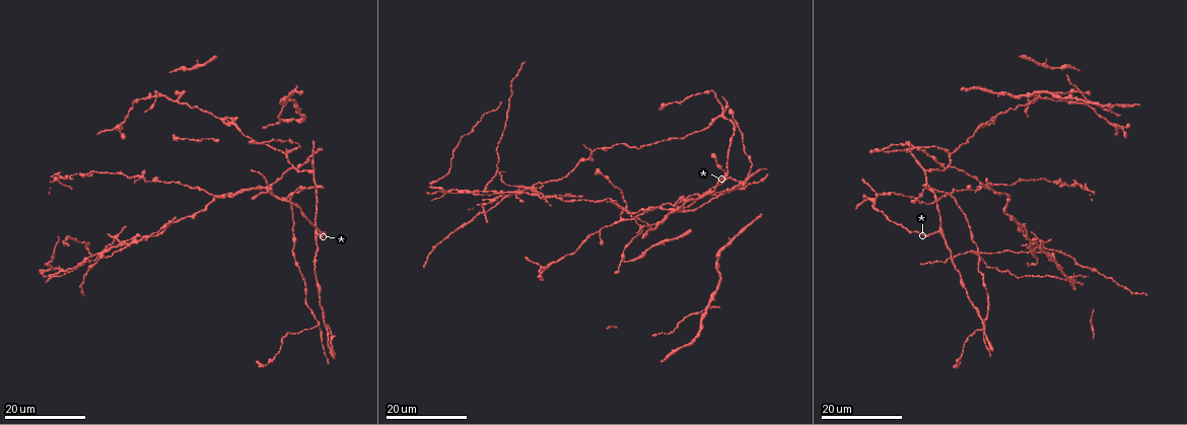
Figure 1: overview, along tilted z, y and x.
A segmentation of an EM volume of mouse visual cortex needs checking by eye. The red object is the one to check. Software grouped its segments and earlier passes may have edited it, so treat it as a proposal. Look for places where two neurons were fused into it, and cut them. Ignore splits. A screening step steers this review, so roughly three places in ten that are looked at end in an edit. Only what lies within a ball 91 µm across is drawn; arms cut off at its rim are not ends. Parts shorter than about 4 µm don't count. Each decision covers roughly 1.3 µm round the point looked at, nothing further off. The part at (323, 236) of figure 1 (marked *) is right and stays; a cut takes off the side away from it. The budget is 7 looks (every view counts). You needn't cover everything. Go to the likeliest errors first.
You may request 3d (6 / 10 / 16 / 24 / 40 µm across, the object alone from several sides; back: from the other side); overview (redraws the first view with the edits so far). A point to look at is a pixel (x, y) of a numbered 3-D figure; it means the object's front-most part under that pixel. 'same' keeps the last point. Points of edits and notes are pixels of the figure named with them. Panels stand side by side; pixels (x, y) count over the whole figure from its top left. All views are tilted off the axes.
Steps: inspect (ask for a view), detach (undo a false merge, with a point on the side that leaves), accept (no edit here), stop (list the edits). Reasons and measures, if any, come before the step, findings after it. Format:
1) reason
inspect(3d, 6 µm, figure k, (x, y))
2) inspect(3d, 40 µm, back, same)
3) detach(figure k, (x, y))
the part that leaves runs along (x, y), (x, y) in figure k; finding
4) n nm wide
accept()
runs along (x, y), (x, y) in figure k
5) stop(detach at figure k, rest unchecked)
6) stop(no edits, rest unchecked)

looks like a crossing
inspect(3d, 16 µm, figure 1, (317, 183))

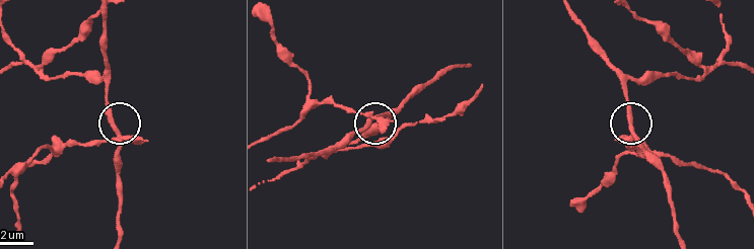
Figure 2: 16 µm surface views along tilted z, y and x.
inspect(3d, 10 µm, figure 2, (368, 121))

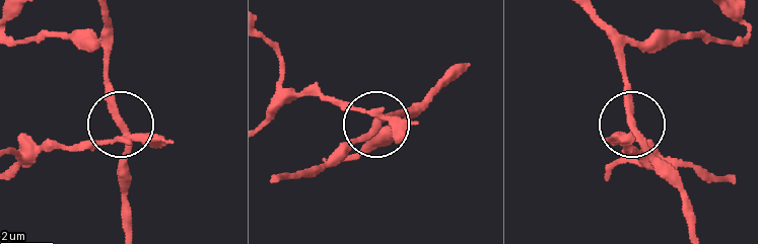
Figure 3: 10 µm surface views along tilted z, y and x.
inspect(3d, 6 µm, figure 3, (634, 127))

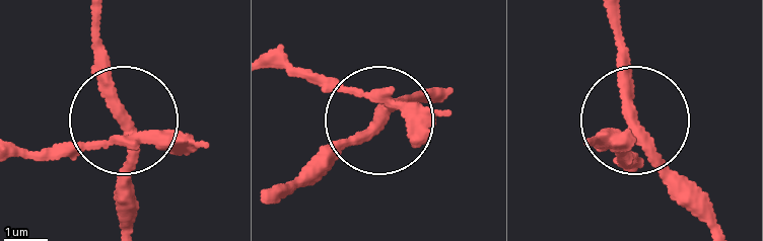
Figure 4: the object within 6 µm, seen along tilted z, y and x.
230 nm wide
accept()
runs along (273, 202), (376, 118), (278, 55) in figure 4; all the same neuron

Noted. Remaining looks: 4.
arms part here
inspect(3d, 24 µm, figure 1, (297, 168))

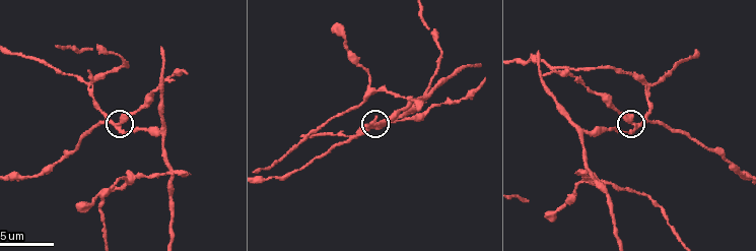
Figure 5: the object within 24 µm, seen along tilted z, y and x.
inspect(3d, 10 µm, figure 5, (119, 123))

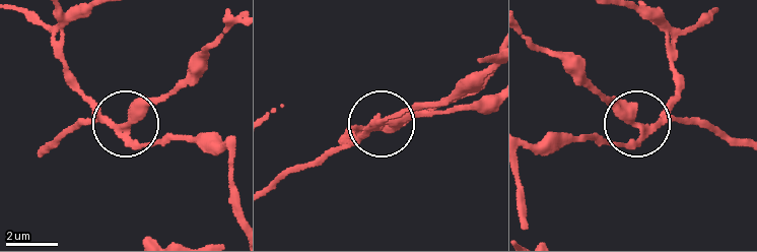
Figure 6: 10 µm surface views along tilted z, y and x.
260 nm wide
detach(figure 6, (136, 119))
the part that leaves runs along (111, 123), (82, 119), (41, 151) in figure 6; a second neuron is stuck on

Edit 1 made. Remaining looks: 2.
stop(detach at figure 6, rest unchecked)

